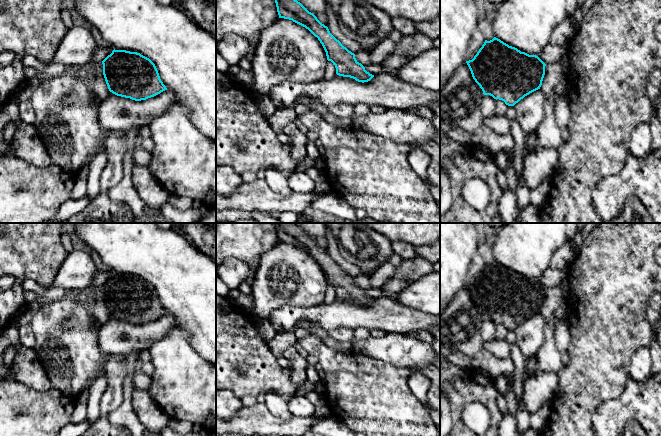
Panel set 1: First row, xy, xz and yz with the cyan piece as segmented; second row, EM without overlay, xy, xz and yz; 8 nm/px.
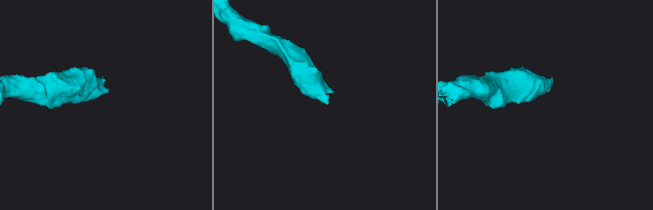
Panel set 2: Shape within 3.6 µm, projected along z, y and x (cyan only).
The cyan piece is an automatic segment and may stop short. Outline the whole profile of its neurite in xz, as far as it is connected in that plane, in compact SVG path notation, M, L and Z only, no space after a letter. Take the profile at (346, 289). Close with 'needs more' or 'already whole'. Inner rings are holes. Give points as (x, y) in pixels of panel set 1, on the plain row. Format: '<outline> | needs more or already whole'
M274 223L279 242L289 243L308 253L322 268L327 284L331 285L336 292L336 298L350 301L358 306L368 306L374 299L365 294L359 287L355 278L344 271L322 248L317 241L309 236L296 223Z | already whole

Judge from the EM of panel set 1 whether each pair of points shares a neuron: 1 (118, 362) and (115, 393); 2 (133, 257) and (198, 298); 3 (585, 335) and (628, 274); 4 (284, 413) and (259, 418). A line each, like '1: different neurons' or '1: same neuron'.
1: same neuron
2: same neuron
3: same neuron
4: different neurons

